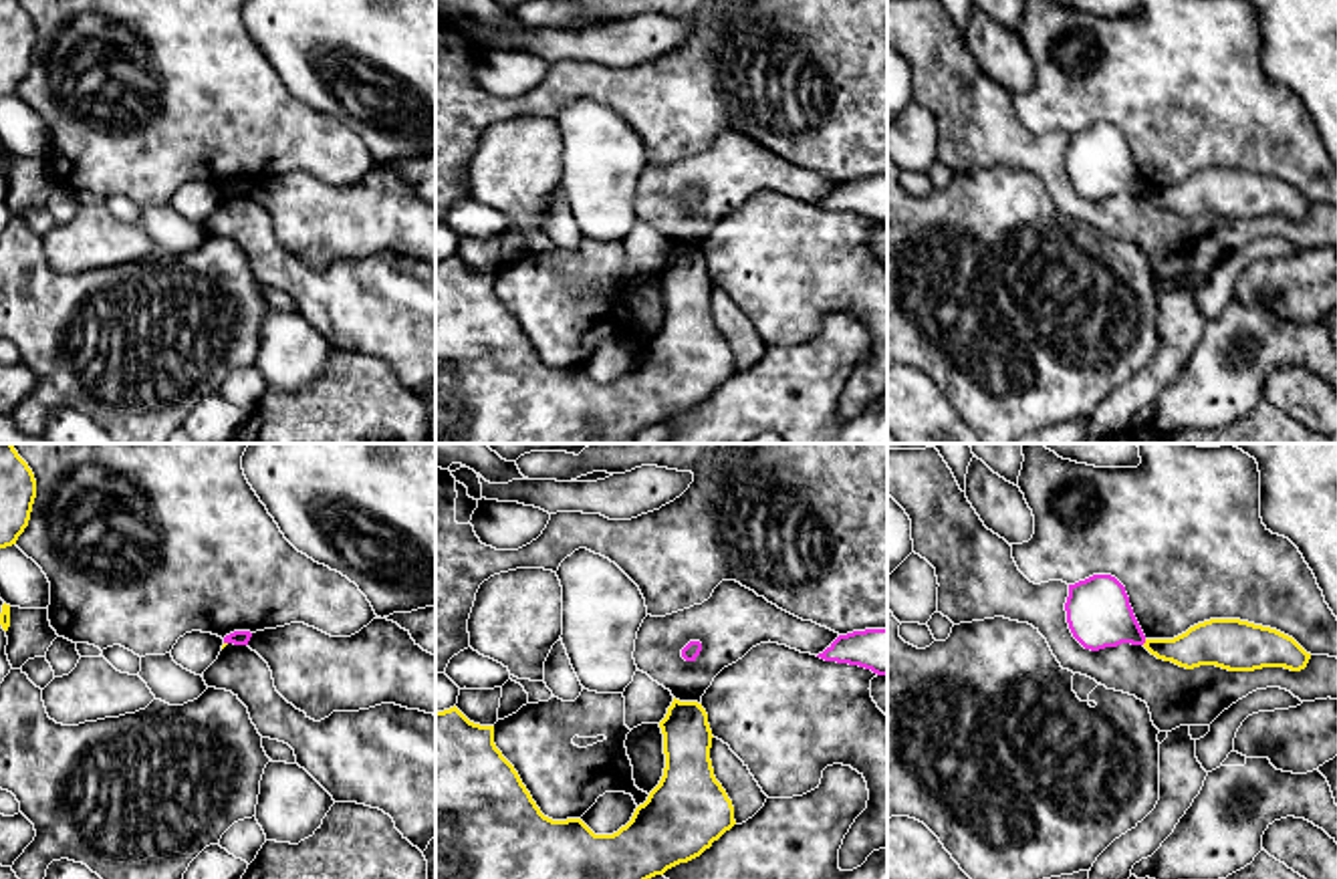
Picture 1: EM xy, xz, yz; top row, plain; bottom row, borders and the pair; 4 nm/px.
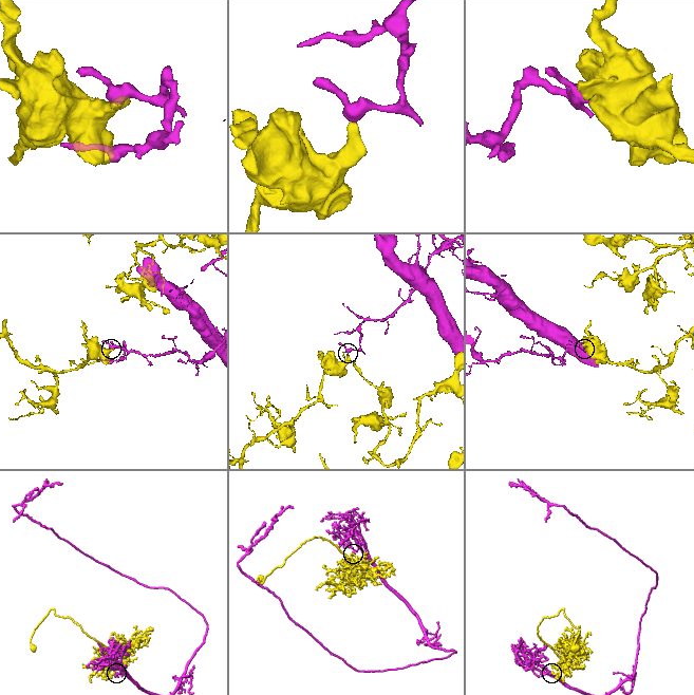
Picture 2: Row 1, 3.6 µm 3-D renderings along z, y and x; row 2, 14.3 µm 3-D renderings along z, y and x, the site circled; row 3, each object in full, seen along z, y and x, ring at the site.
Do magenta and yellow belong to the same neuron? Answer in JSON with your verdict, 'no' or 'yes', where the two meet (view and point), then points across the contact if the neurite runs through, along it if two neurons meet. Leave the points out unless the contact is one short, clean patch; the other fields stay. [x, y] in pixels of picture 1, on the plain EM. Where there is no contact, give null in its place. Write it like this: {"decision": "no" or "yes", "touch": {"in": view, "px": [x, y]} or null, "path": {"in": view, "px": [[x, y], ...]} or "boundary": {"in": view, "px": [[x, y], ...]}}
{"decision": "no", "touch": {"in": "yz", "px": [1144, 190]}, "boundary": {"in": "yz", "px": [[1146, 188], [1142, 192]]}}

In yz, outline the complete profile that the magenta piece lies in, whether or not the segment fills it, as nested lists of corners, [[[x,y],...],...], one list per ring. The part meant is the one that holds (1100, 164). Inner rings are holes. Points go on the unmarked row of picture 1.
[[[1093,123],[1069,133],[1065,159],[1073,185],[1085,198],[1099,200],[1121,192],[1145,192],[1125,135],[1111,123]]]

